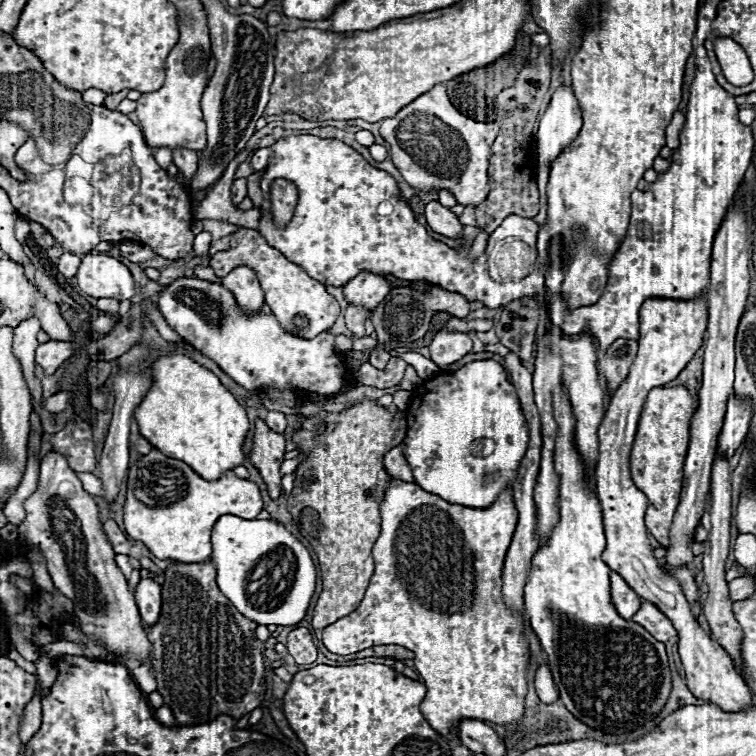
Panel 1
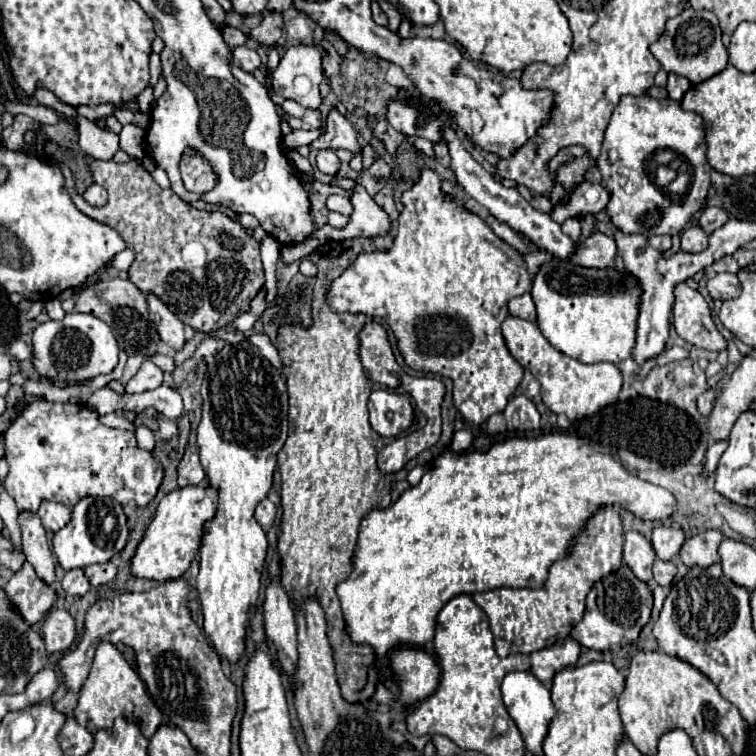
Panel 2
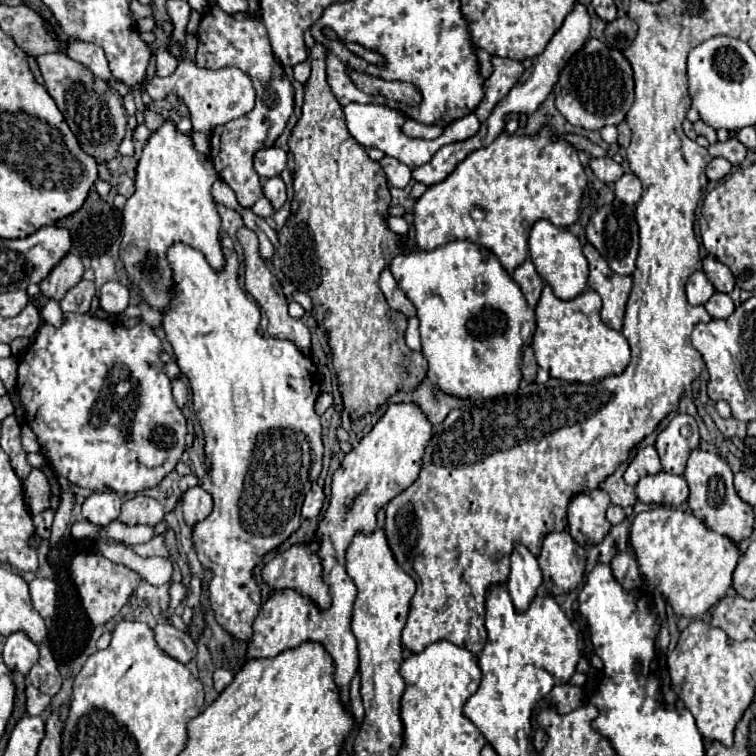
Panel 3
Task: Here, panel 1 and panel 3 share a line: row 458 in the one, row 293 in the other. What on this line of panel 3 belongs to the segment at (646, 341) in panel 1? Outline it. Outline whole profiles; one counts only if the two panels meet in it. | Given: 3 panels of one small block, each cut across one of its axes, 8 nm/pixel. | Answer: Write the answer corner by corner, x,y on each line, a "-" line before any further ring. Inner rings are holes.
584,244
584,256
590,262
588,286
602,298
602,322
620,332
632,278
616,274
592,244

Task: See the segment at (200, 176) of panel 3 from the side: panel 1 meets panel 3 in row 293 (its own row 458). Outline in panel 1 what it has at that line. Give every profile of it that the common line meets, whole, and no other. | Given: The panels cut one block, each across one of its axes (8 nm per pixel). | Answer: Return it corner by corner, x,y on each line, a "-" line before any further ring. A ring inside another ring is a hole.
152,450
128,470
124,502
124,528
160,560
206,562
212,554
210,530
222,514
256,518
262,510
260,490
254,482
226,470
218,480
200,478
188,464

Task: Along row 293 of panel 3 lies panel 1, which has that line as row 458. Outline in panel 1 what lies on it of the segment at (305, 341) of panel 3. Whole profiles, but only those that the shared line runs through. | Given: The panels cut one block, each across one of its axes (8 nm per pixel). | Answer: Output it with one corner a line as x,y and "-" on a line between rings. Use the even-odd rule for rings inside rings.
256,418
250,462
260,472
272,498
280,496
280,464
284,462
284,446
285,434
272,432
262,418

